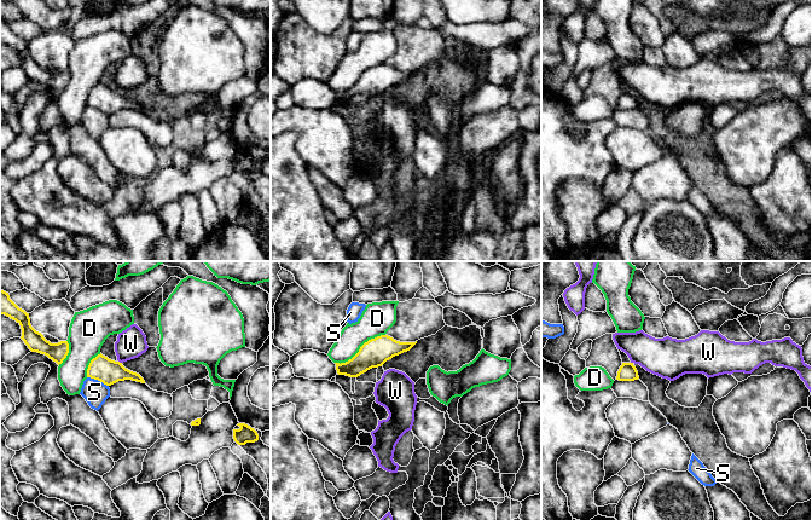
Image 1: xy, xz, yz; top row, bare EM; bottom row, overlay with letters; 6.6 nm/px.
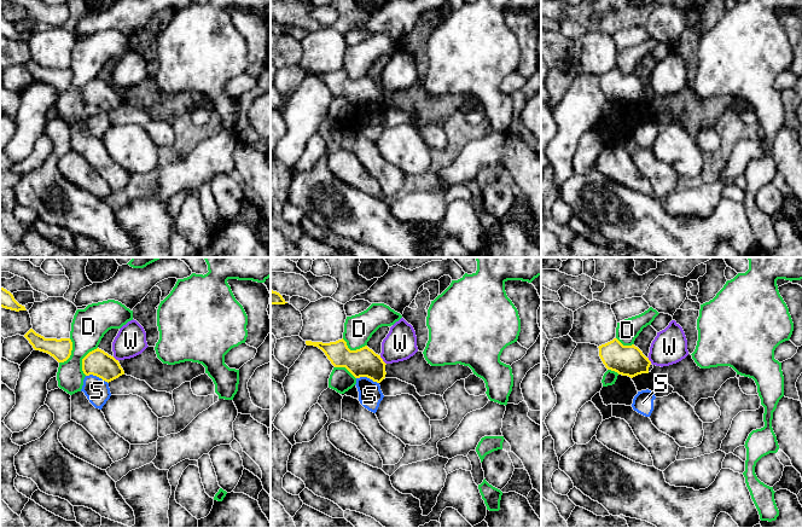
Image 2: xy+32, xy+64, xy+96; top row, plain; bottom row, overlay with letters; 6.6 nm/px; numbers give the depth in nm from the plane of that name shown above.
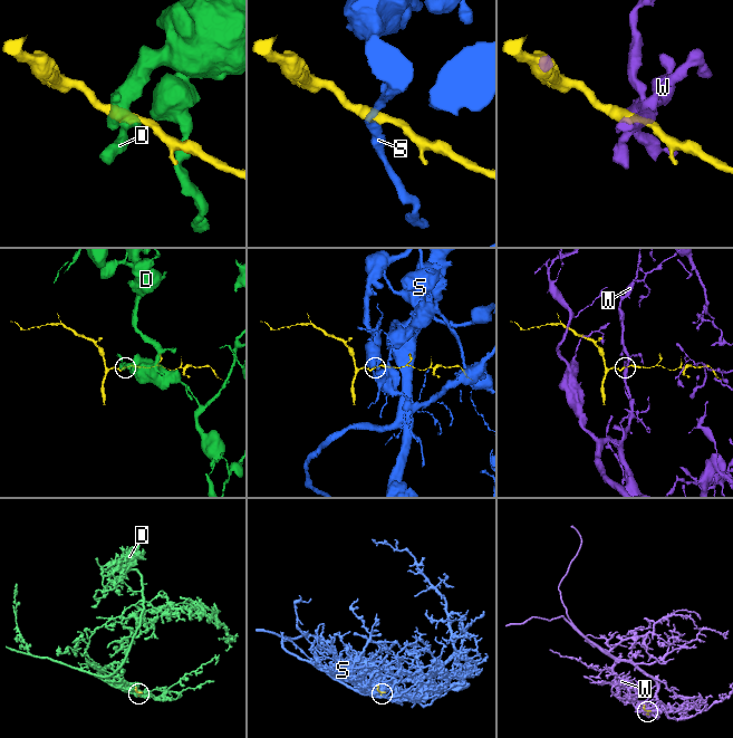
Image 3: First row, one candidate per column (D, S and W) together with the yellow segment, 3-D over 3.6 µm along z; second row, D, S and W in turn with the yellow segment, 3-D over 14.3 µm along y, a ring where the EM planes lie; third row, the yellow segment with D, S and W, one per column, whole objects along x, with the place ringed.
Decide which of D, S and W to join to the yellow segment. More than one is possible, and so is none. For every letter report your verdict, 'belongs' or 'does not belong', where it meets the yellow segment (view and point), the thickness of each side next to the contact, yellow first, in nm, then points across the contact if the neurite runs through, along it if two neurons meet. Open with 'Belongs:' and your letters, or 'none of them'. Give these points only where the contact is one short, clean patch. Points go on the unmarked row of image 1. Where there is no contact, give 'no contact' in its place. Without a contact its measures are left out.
Belongs: none of them
D: does not belong; meets yellow in xz at (360, 78); 190 nm thick on the yellow side, 220 nm on the other
S: does not belong; meets yellow in xy at (98, 109); 160 nm thick on the yellow side, 160 nm on the other; border along xy (87, 105), (99, 109), (108, 115)
W: does not belong; meets yellow in xy at (119, 91); 160 nm thick on the yellow side, 200 nm on the other; border along xy (119, 90), (121, 92)

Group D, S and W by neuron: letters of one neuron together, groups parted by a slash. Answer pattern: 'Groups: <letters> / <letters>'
Groups: D / S / W

